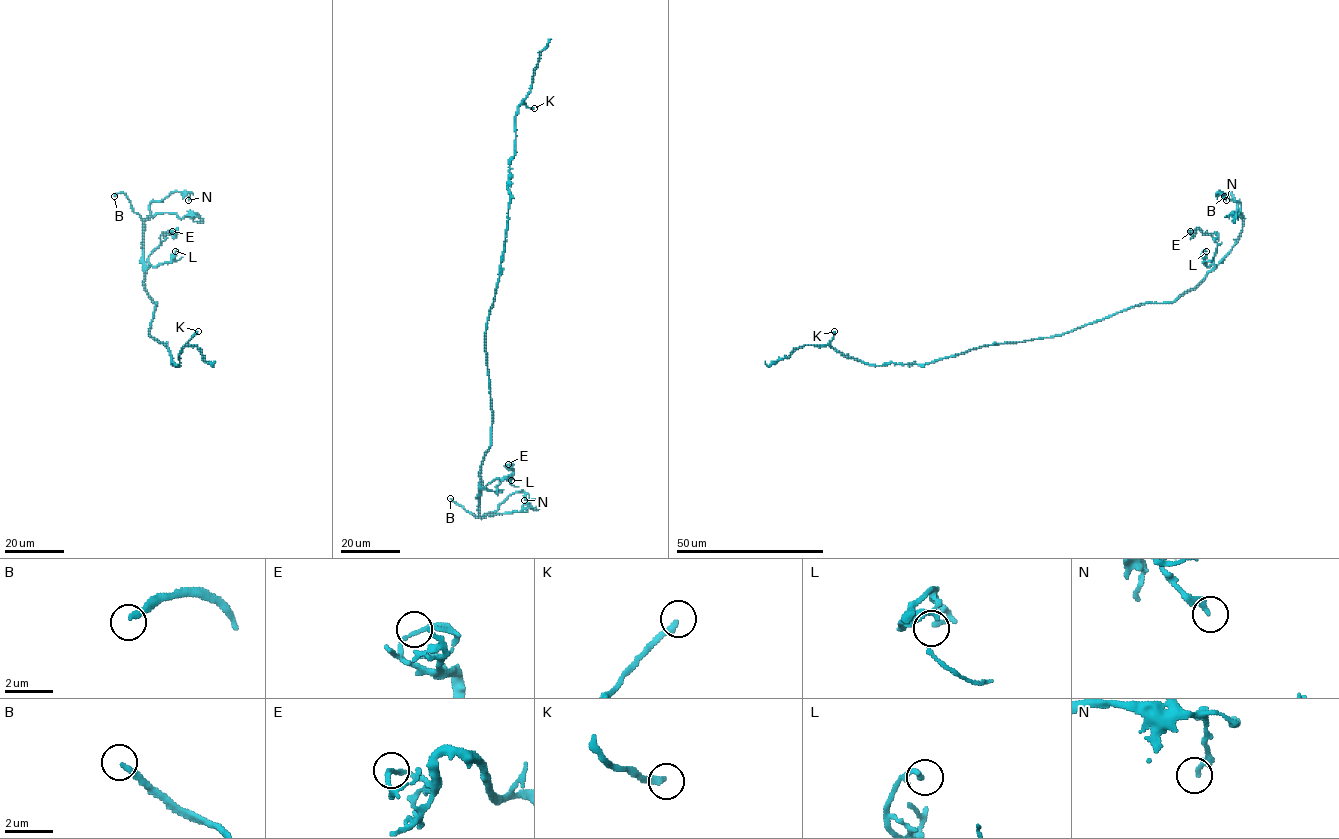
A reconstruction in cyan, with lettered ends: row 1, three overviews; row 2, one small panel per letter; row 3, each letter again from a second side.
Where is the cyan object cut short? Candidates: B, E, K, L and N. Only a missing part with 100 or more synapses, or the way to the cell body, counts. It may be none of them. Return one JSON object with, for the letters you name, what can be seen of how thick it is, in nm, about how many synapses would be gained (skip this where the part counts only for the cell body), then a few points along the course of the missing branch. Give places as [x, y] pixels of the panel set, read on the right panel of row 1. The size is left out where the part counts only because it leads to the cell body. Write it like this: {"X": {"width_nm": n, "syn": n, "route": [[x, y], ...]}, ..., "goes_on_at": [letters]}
{"B": {"width_nm": 260, "route": [[1224, 196], [1218, 202], [1215, 193], [1200, 181], [1202, 189]]}, "K": {"width_nm": 280, "syn": 200, "route": [[834, 331], [842, 254], [879, 239], [905, 177], [922, 77], [889, 72], [912, 44], [925, 60]]}, "goes_on_at": ["B", "K"]}

